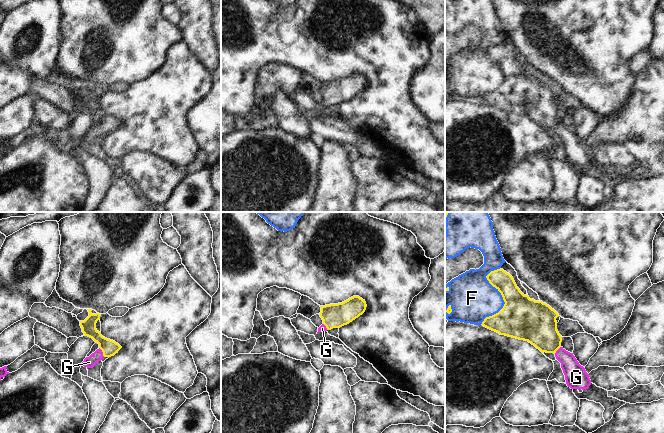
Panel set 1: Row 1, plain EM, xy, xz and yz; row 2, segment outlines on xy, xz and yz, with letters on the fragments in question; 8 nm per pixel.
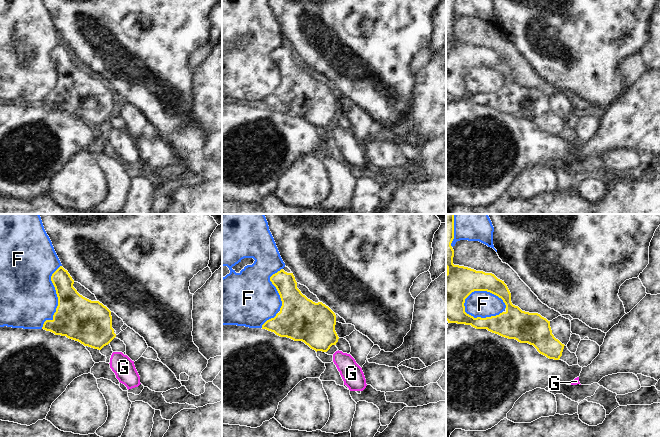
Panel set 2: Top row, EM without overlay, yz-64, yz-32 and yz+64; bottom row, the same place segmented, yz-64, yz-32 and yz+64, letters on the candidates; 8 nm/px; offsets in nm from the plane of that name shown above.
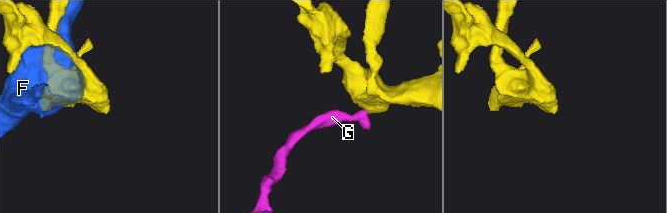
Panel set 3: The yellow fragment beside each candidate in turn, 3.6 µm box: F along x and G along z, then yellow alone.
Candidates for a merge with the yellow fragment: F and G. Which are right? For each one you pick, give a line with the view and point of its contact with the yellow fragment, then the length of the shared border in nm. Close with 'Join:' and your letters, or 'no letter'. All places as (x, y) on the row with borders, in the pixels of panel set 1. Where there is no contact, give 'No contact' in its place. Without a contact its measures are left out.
G: Touches yellow at xy (102, 351). Shared border 90 nm
Join: G

